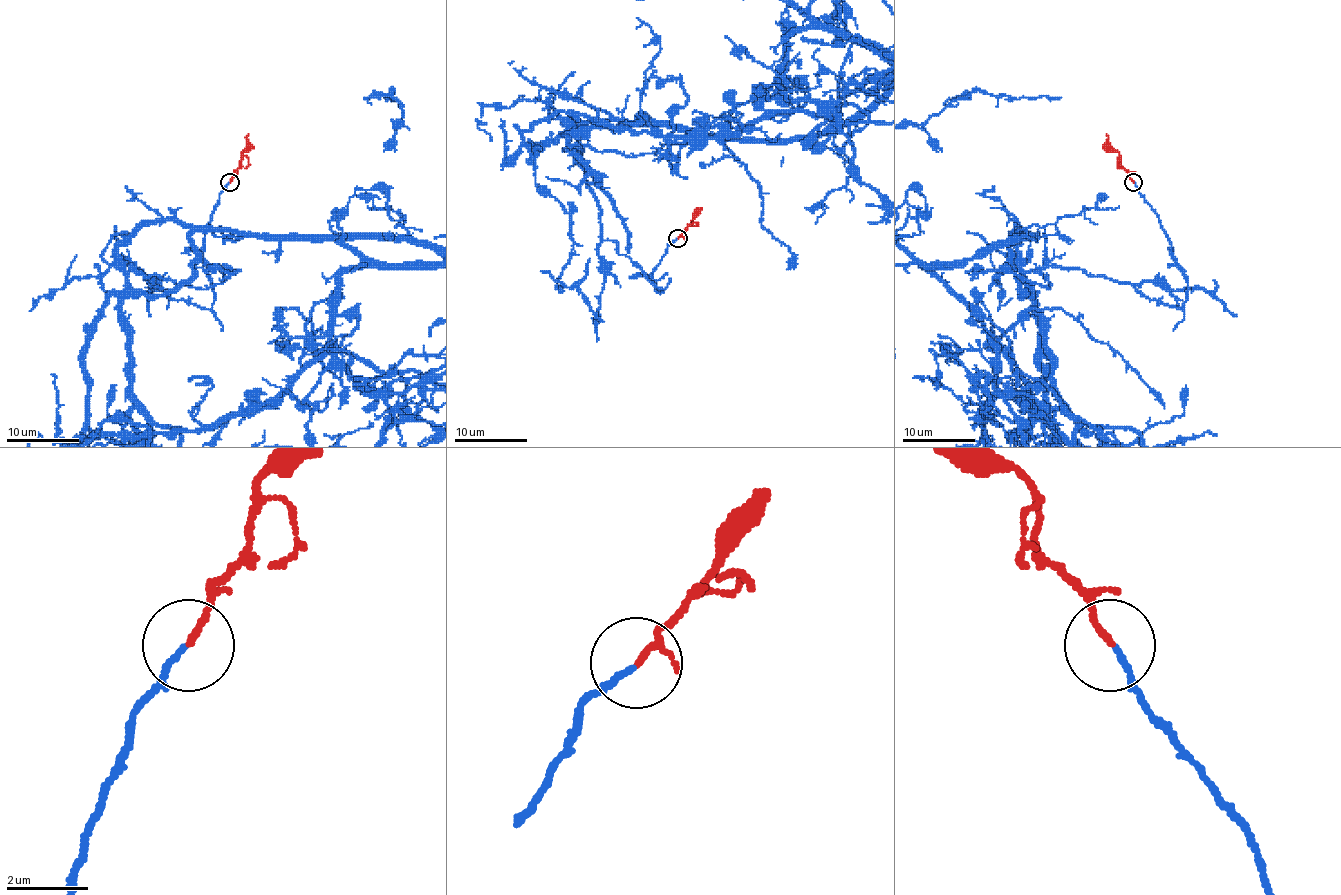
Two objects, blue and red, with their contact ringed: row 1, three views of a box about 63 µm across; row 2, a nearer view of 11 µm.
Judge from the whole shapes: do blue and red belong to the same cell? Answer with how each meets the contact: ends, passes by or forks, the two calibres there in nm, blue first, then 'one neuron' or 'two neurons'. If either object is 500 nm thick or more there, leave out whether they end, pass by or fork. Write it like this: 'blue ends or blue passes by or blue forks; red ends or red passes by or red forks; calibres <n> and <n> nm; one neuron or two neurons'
blue ends; red ends; calibres 120 and 130 nm; one neuron

